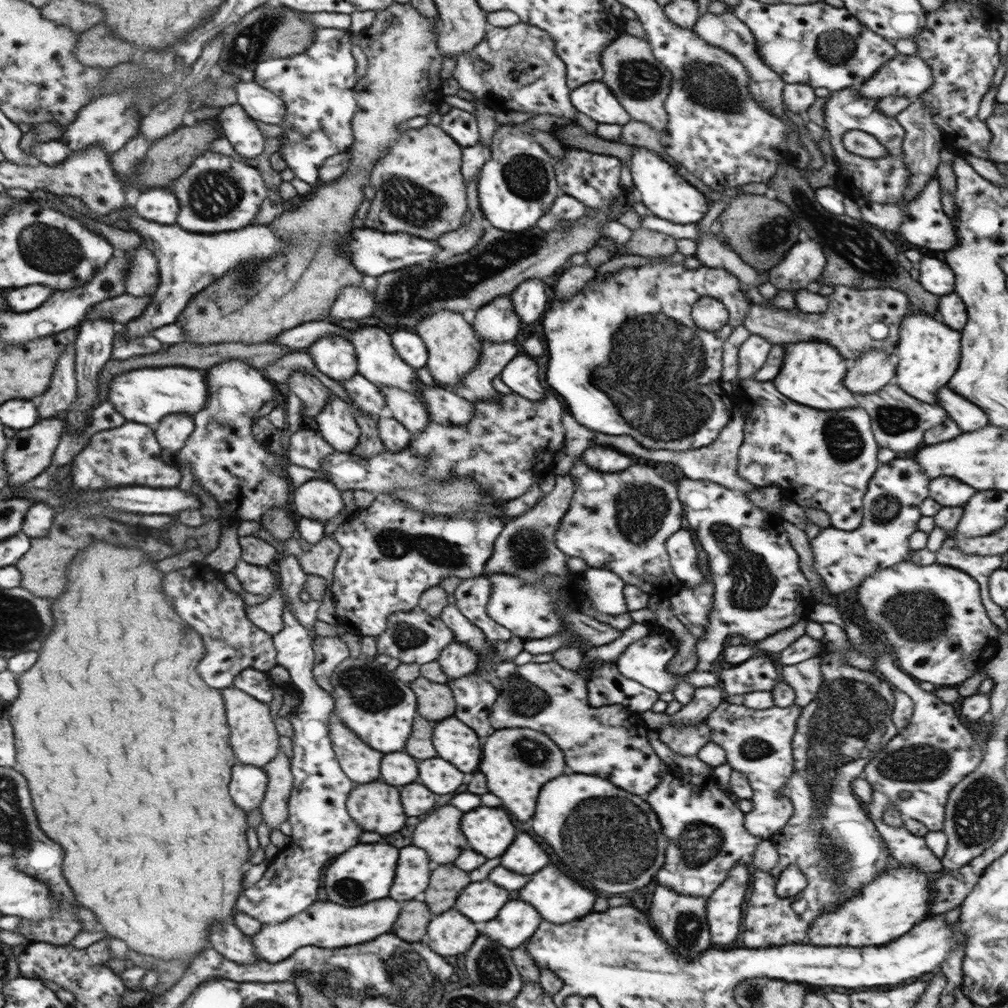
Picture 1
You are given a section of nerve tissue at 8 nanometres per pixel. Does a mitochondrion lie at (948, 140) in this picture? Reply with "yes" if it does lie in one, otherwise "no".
no

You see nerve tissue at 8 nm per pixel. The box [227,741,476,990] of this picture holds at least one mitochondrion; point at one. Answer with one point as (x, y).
(349, 889)

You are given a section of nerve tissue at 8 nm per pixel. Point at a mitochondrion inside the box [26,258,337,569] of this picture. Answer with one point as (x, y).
(246, 281)

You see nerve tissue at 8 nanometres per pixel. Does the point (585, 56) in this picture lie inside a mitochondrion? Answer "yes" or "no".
no

